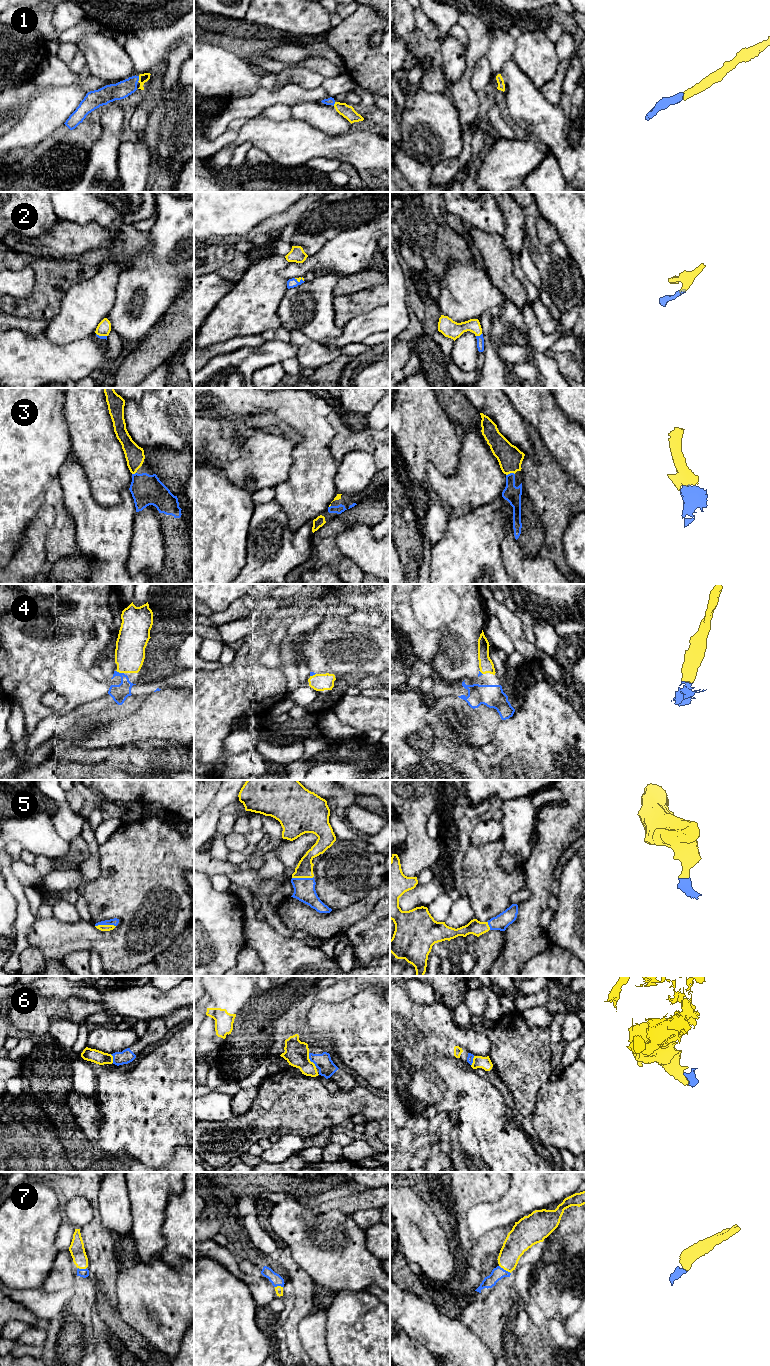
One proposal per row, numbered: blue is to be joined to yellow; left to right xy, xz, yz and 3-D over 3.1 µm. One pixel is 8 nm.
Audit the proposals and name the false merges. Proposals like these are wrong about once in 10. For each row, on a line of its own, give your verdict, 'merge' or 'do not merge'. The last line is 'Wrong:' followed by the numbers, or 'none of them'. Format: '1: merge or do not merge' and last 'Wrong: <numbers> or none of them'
1: merge
2: merge
3: merge
4: merge
5: merge
6: merge
7: merge
Wrong: none of them

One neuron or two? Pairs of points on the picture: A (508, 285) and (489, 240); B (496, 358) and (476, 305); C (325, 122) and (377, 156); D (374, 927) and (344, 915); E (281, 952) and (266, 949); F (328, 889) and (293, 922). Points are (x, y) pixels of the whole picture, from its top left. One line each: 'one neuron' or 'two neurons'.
A: one neuron
B: two neurons
C: two neurons
D: two neurons
E: one neuron
F: two neurons

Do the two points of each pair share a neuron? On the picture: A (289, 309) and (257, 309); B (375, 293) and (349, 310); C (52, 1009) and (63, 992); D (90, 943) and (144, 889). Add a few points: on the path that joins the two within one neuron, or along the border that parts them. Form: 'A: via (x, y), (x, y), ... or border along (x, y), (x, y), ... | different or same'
A: border along (288, 289), (277, 309), (277, 316), (281, 326) | different
B: via (369, 299), (355, 304) | same
C: border along (41, 996), (58, 998), (79, 997), (82, 999) | different
D: via (108, 941), (143, 907) | same

